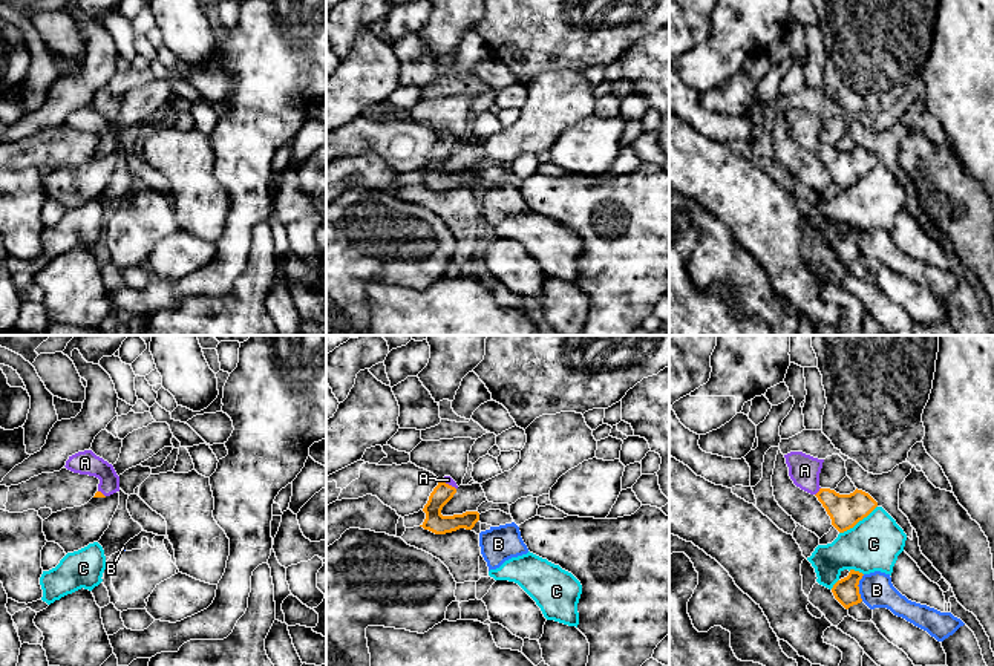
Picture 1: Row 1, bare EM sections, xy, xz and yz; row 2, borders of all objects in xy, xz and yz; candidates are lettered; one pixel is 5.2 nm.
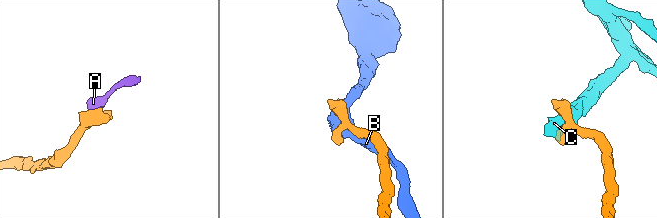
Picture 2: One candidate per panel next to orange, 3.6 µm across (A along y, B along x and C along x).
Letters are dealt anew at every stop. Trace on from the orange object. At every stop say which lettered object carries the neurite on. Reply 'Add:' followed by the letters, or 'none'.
Add: A

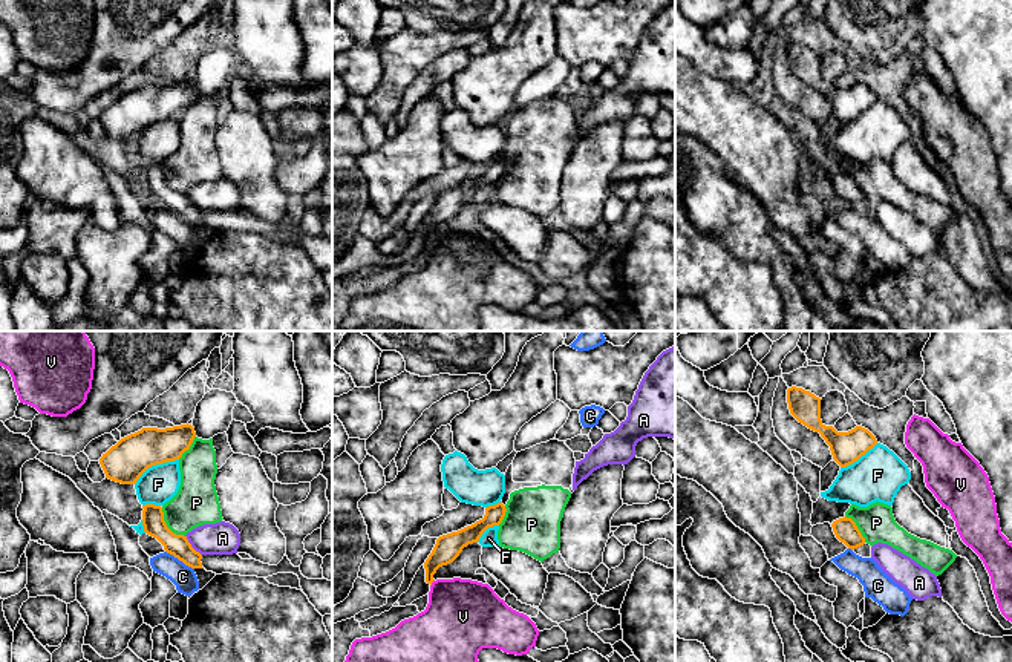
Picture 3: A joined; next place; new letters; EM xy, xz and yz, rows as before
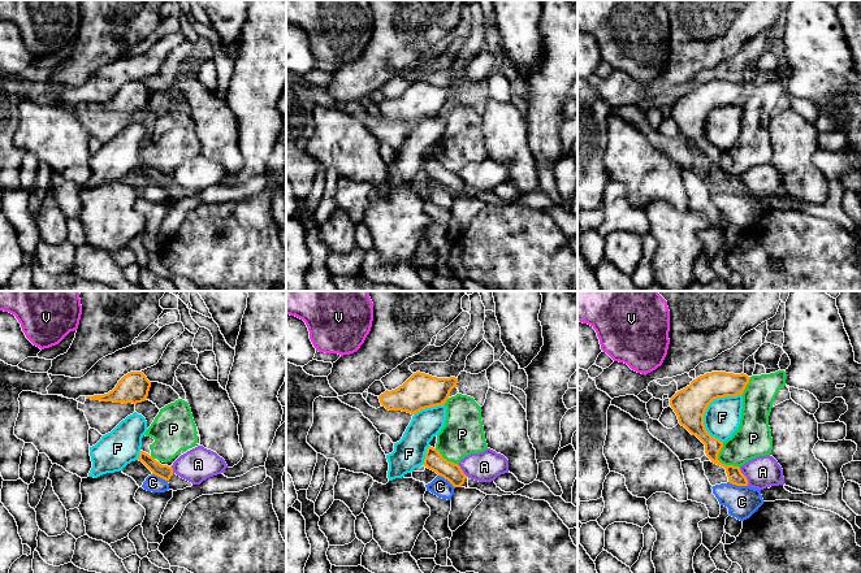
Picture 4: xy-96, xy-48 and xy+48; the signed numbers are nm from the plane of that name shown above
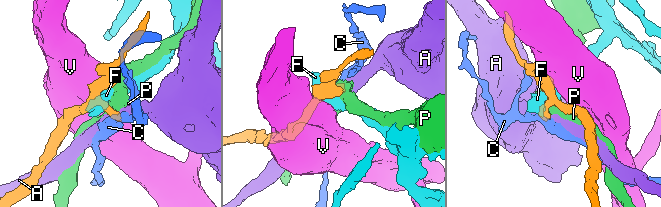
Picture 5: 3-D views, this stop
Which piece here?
Add: none

